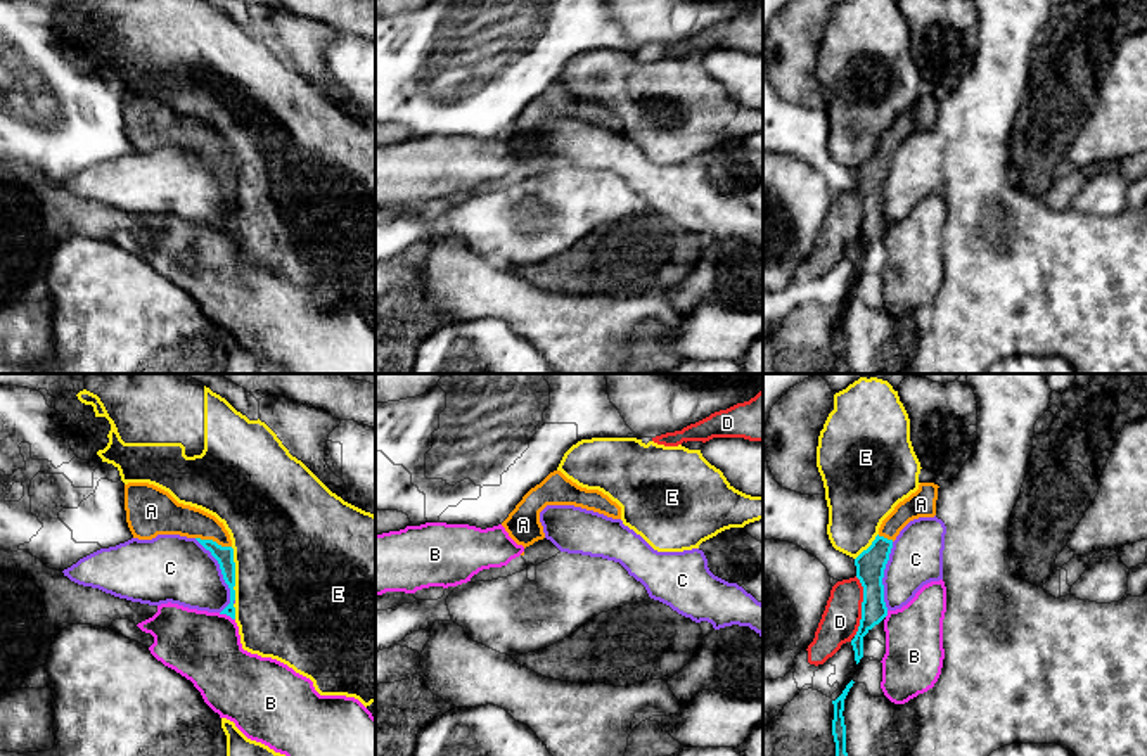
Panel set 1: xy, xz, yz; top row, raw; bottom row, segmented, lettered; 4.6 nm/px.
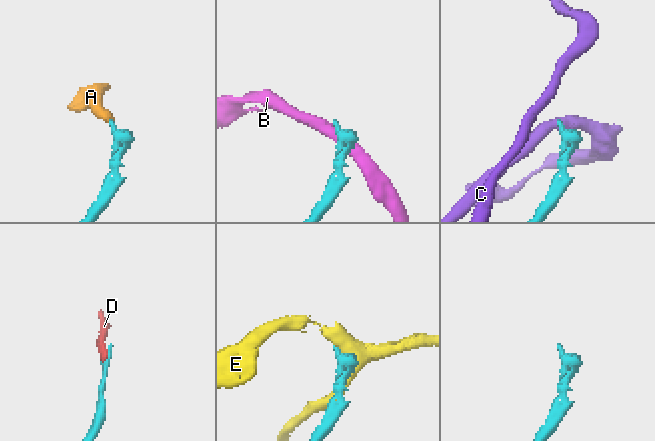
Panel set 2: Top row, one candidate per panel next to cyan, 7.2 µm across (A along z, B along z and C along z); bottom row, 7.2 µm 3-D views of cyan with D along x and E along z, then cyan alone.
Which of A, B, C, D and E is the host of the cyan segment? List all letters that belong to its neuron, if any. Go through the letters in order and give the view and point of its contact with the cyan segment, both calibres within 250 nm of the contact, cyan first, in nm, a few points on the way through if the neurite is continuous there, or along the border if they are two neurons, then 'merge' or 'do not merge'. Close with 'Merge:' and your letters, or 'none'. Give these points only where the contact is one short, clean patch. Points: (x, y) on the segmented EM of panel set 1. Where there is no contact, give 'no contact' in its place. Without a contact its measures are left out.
A: xy (211, 540) | 80/180 nm | across xy (222, 554), (211, 540), (194, 523), (165, 516) | merge
B: xy (227, 615) | 70/340 nm | along xy (218, 613), (225, 613), (234, 620) | do not merge
C: xy (222, 573) | 80/320 nm | along xy (194, 538), (217, 561), (229, 589), (229, 604), (220, 613) | do not merge
D: yz (862, 606) | 140/180 nm | do not merge
E: xy (234, 573) | 80/500 nm | do not merge
Merge: A

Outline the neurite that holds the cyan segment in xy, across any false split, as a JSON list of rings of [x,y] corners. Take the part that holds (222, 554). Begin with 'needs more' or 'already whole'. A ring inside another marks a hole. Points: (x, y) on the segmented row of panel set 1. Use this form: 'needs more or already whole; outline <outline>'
needs more; outline [[[149,483],[125,484],[126,522],[138,540],[157,535],[195,538],[218,561],[225,583],[230,588],[230,604],[220,612],[235,619],[235,562],[228,531],[215,516],[178,503],[168,491]]]

